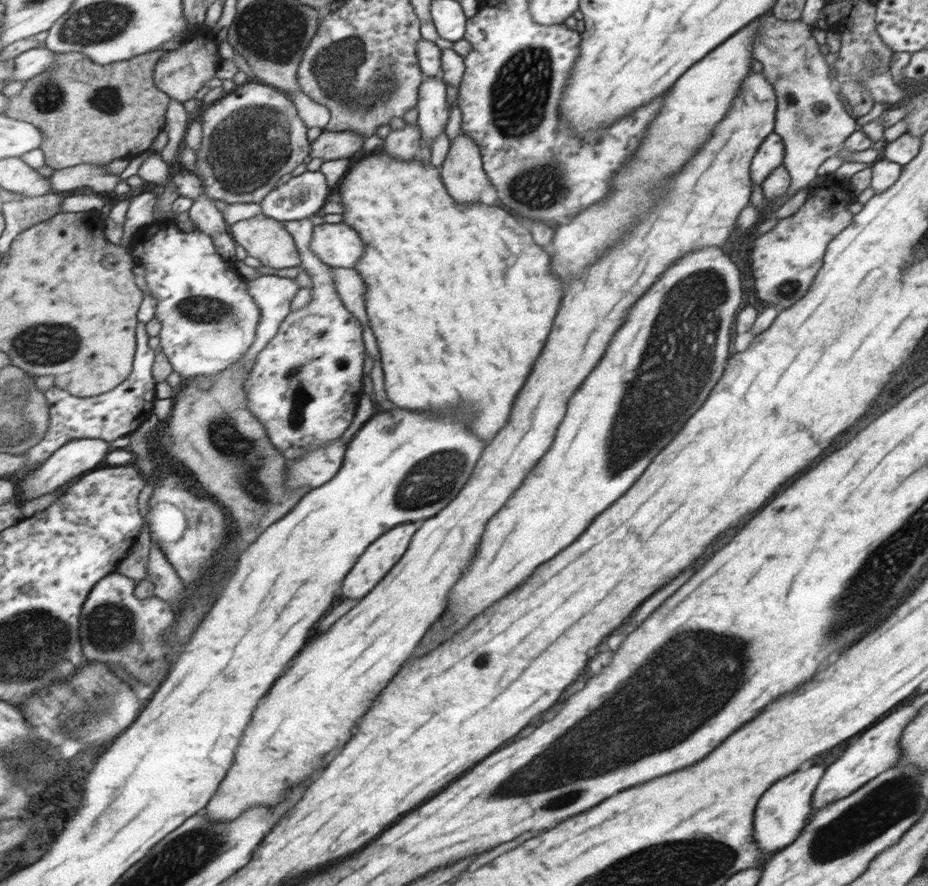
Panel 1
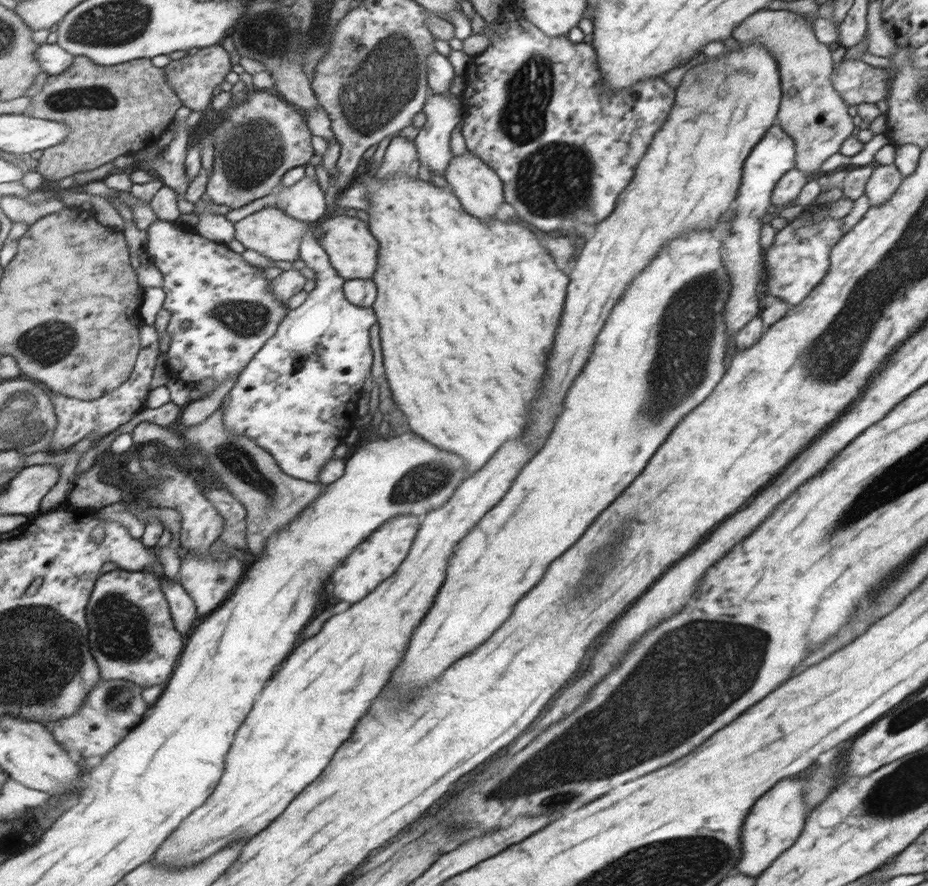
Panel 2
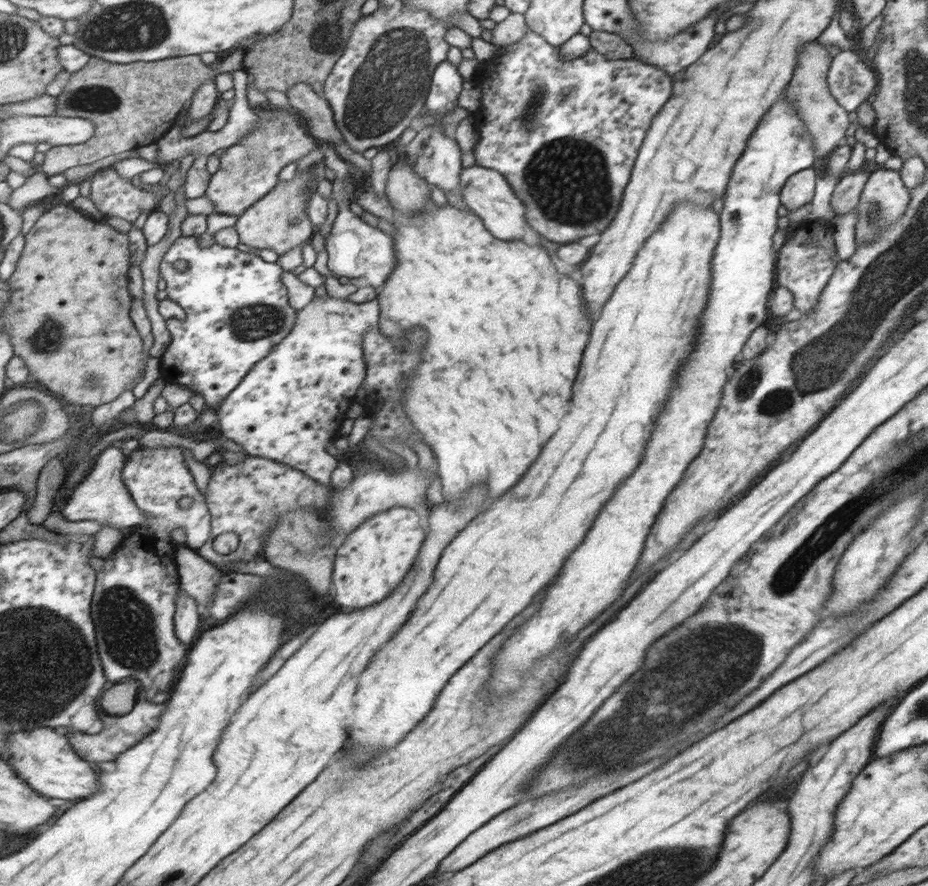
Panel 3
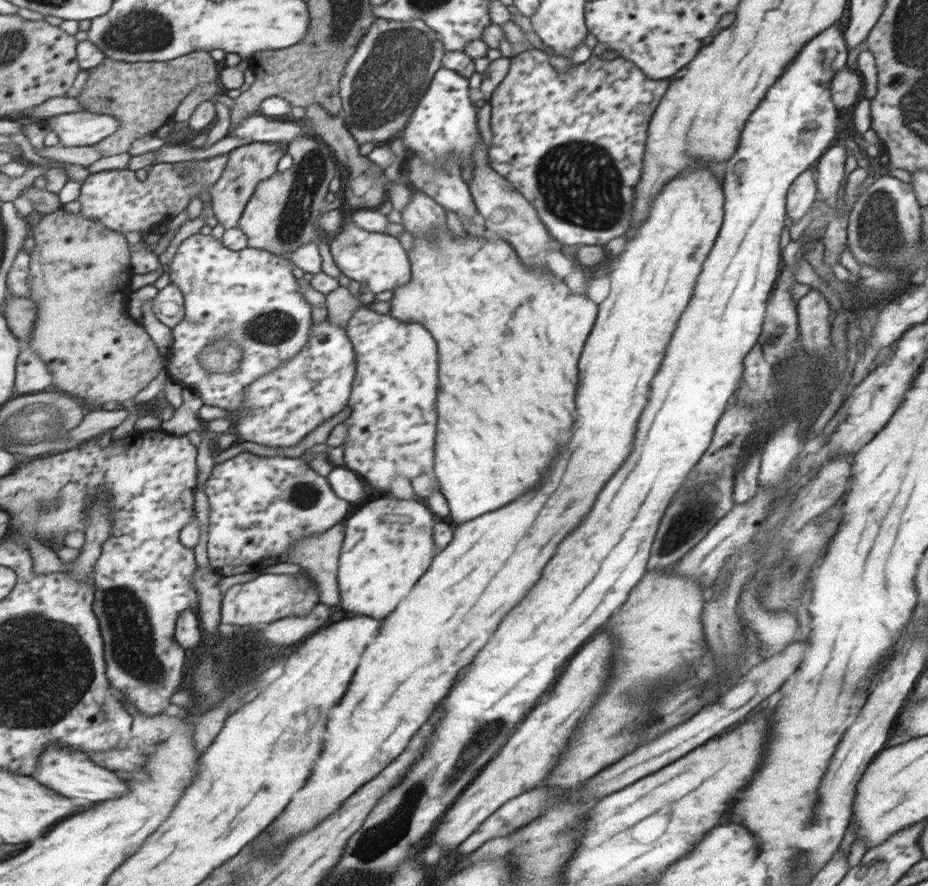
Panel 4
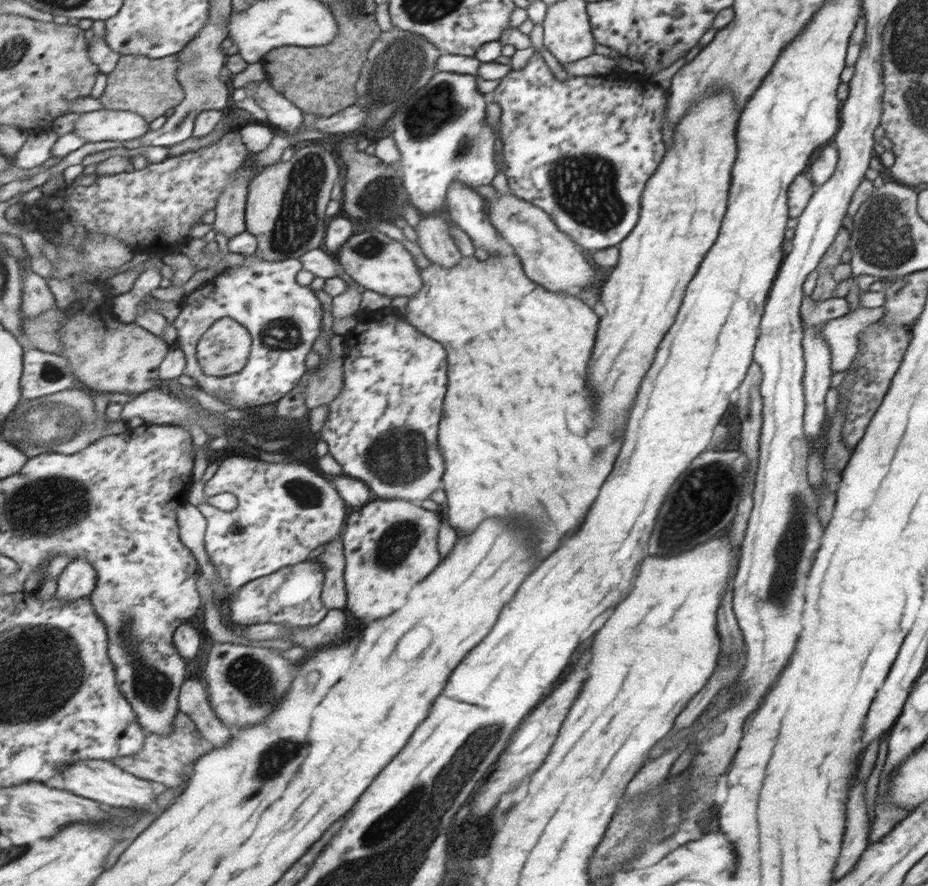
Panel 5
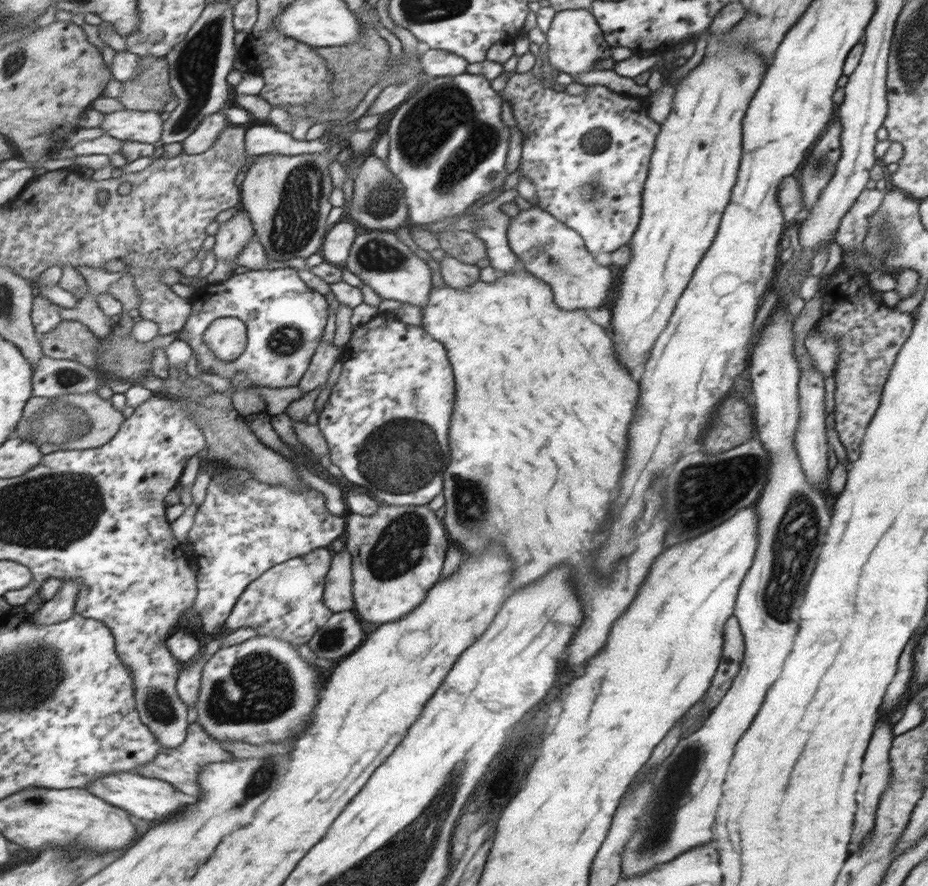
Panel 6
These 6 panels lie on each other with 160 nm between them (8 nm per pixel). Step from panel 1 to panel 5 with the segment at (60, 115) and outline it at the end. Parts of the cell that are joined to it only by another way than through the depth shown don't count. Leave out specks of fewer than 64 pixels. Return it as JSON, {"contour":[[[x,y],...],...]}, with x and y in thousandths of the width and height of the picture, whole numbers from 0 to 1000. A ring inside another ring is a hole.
{"contour":[[[193,61],[173,67],[154,62],[131,62],[126,77],[115,85],[115,99],[106,112],[113,123],[147,126],[163,140],[173,131],[180,132],[200,109],[198,97],[192,89],[195,71]]]}

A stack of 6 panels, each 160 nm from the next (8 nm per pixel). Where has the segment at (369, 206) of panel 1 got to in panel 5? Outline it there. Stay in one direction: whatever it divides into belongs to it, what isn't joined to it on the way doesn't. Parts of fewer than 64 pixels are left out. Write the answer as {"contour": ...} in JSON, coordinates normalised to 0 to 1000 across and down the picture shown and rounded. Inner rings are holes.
{"contour":[[[536,284],[534,288],[527,288],[523,293],[516,295],[511,289],[510,290],[497,290],[495,289],[494,297],[490,300],[478,301],[477,299],[463,296],[463,299],[455,302],[453,305],[454,312],[456,312],[456,317],[458,318],[458,323],[449,334],[445,334],[441,337],[441,343],[439,343],[438,350],[438,360],[445,367],[448,367],[454,375],[457,375],[460,379],[467,380],[467,384],[475,385],[475,388],[478,388],[480,393],[484,393],[484,447],[480,449],[480,470],[477,470],[477,474],[475,474],[475,490],[473,490],[473,508],[475,515],[478,517],[480,523],[480,535],[477,542],[478,545],[478,555],[480,555],[480,567],[484,572],[484,589],[485,593],[490,596],[490,598],[497,598],[497,600],[508,600],[520,585],[518,582],[572,582],[570,587],[561,587],[561,589],[568,589],[572,596],[574,596],[574,605],[579,605],[579,619],[583,619],[583,632],[587,630],[587,628],[592,628],[605,612],[609,612],[617,600],[622,600],[622,596],[626,594],[626,589],[628,589],[628,582],[630,582],[630,578],[633,578],[633,573],[637,571],[637,564],[641,564],[641,560],[643,560],[643,553],[645,553],[645,549],[652,544],[652,537],[658,533],[658,519],[663,519],[663,512],[665,512],[665,508],[668,507],[668,501],[661,501],[661,506],[652,506],[652,508],[648,508],[648,512],[643,512],[643,501],[641,499],[637,499],[637,497],[624,497],[624,494],[630,494],[630,490],[633,490],[633,483],[637,481],[637,472],[639,472],[639,463],[635,460],[637,456],[639,456],[639,447],[635,445],[635,440],[630,438],[630,415],[633,415],[633,404],[635,404],[640,384],[641,376],[644,368],[644,358],[639,353],[636,347],[633,347],[626,337],[617,334],[611,334],[611,332],[596,332],[596,330],[589,330],[587,325],[583,325],[582,322],[579,322],[577,317],[572,318],[570,314],[566,312],[564,306],[564,300],[560,298],[559,290],[555,287],[546,287],[542,284]]]}

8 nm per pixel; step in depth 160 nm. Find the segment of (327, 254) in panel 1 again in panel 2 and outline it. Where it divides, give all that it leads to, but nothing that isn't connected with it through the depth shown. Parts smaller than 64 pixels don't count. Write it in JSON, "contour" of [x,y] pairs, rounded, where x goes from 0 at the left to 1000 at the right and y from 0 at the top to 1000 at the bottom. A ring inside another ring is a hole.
{"contour":[[[367,244],[355,246],[346,252],[345,274],[355,286],[359,302],[367,308],[372,316],[402,315],[408,300],[409,273],[402,266],[401,258],[391,248]]]}

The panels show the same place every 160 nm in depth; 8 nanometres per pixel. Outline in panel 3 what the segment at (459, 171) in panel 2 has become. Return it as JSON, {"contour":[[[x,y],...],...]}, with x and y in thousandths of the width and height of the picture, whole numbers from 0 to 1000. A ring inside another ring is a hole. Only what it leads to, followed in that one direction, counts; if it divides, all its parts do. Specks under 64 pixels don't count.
{"contour":[[[516,186],[501,188],[495,196],[495,222],[511,243],[517,245],[522,256],[538,271],[560,270],[566,255],[564,228],[552,216],[547,204],[538,194]]]}

